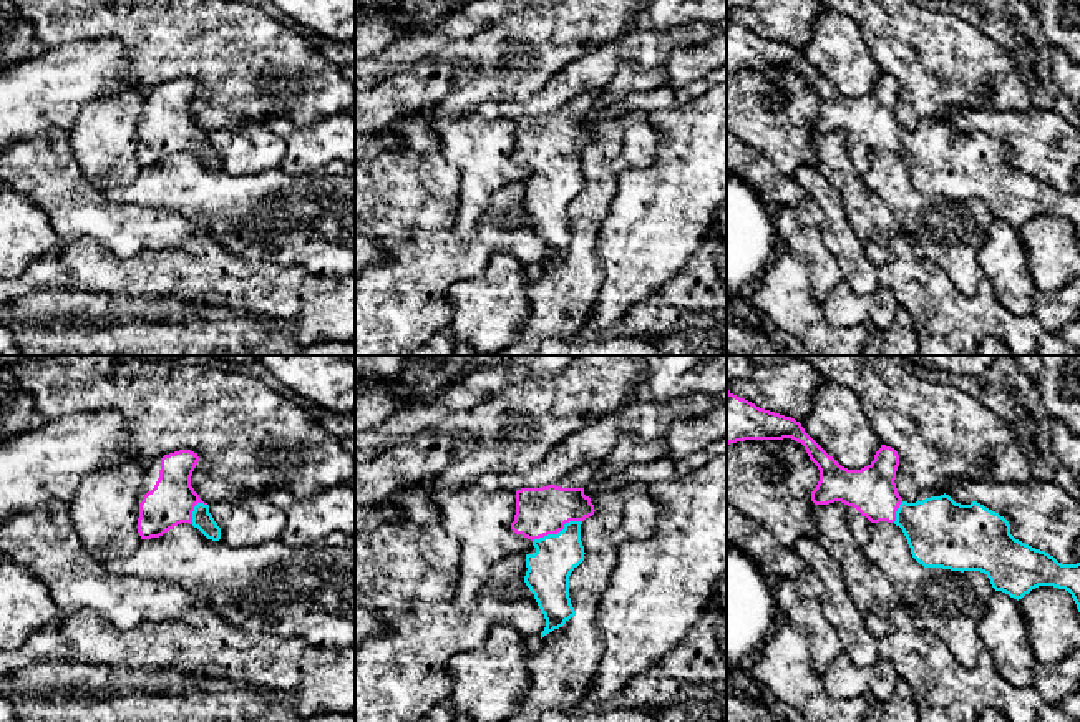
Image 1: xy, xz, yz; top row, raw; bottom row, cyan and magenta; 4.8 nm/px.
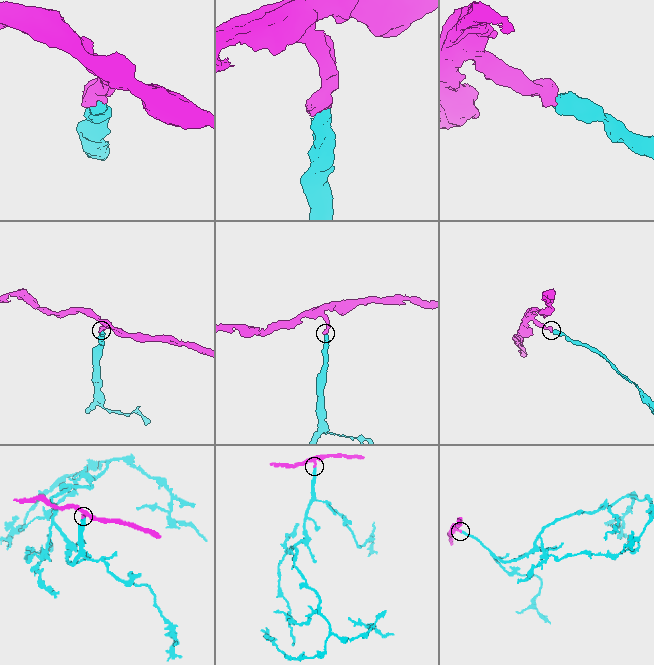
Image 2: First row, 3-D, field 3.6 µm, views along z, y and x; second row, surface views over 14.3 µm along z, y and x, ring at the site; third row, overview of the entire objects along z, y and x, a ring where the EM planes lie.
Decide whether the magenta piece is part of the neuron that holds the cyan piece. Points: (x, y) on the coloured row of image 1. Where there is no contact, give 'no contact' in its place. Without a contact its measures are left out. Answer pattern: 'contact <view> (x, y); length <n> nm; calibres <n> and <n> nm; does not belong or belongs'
contact xz (559, 531); length 260 nm; calibres 220 and 240 nm; belongs

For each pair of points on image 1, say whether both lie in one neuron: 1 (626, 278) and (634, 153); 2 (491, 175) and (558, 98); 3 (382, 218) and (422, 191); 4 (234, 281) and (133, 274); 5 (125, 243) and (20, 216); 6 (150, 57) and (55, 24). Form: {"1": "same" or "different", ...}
{"1": "different", "2": "different", "3": "same", "4": "same", "5": "different", "6": "same"}

